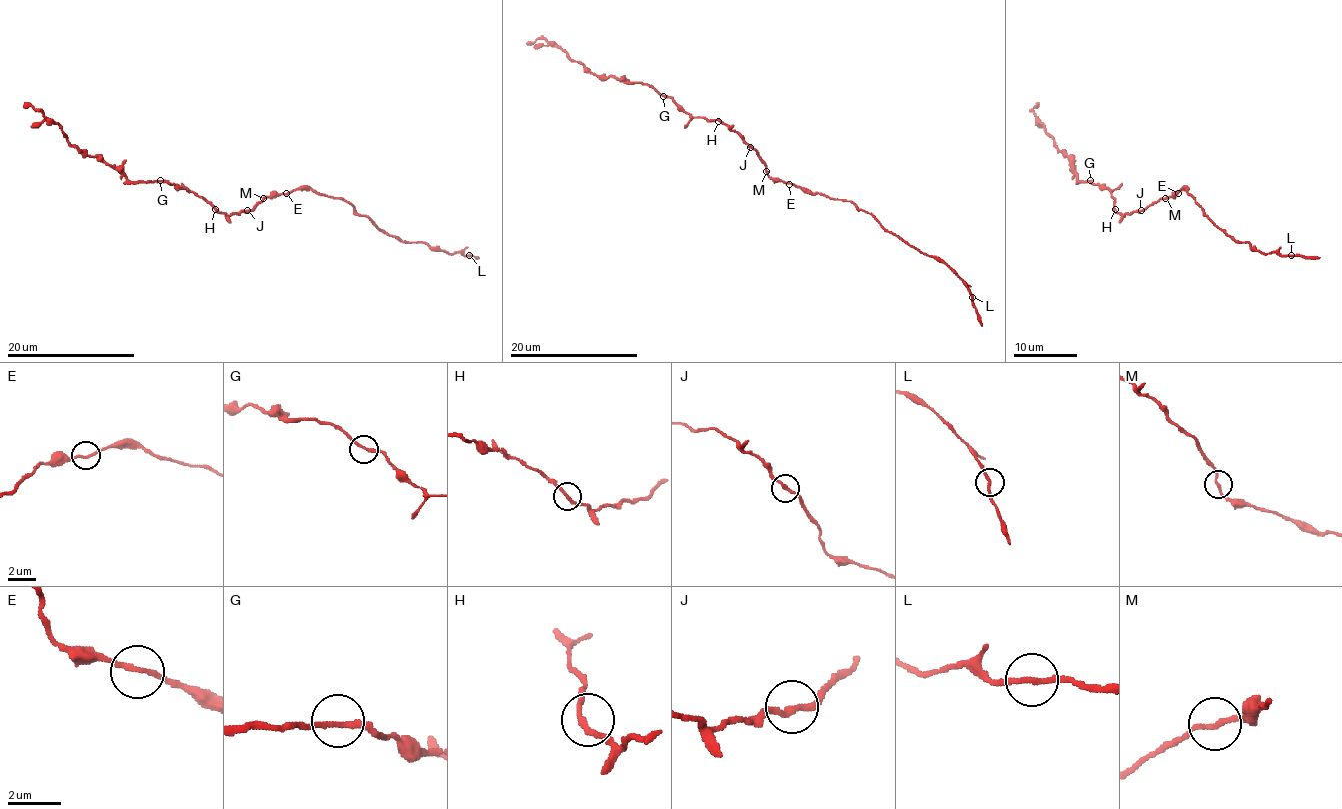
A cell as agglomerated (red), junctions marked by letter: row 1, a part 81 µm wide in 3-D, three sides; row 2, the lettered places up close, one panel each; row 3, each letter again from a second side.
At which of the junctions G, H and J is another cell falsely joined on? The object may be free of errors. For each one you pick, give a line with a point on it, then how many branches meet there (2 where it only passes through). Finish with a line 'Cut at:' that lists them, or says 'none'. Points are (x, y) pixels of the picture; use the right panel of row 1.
Cut at: none

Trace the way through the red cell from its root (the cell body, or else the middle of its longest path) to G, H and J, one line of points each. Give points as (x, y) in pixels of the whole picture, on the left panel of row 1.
G: (260, 202), (252, 209), (225, 215), (192, 191), (160, 180)
H: (260, 202), (252, 209), (228, 215), (215, 209)
J: (260, 202), (247, 210)

